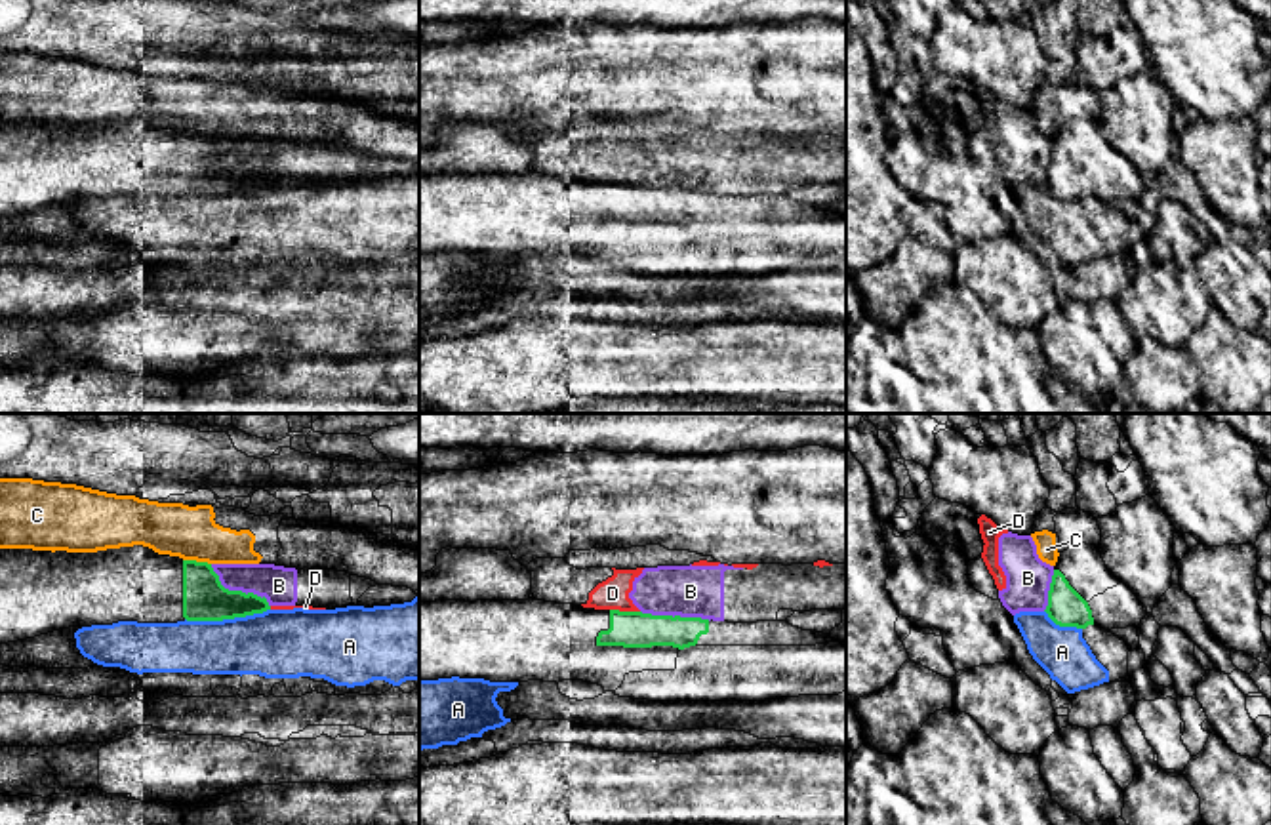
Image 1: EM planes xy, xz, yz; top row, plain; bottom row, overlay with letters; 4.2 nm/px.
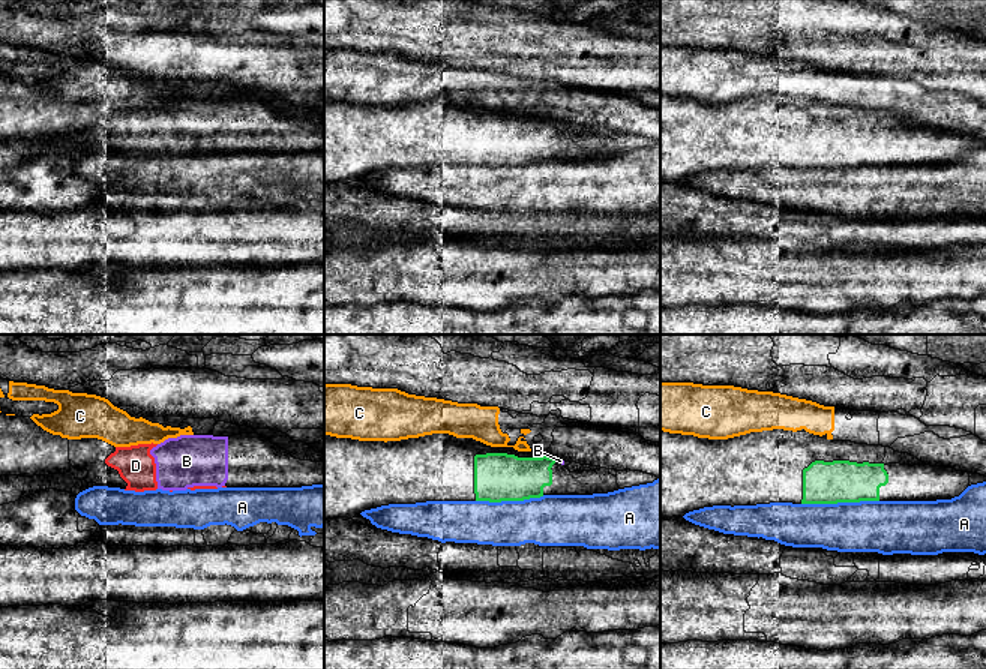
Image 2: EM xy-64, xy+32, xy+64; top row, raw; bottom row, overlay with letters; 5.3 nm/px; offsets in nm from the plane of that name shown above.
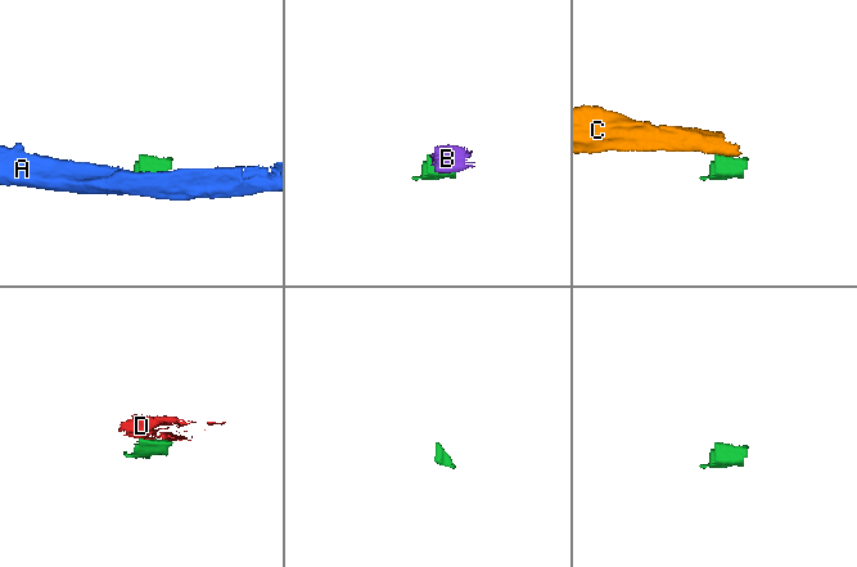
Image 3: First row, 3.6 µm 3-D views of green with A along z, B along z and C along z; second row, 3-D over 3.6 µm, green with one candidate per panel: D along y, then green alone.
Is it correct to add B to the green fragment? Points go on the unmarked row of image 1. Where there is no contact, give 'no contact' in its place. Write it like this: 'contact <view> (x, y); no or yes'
contact xy (239, 164); no

